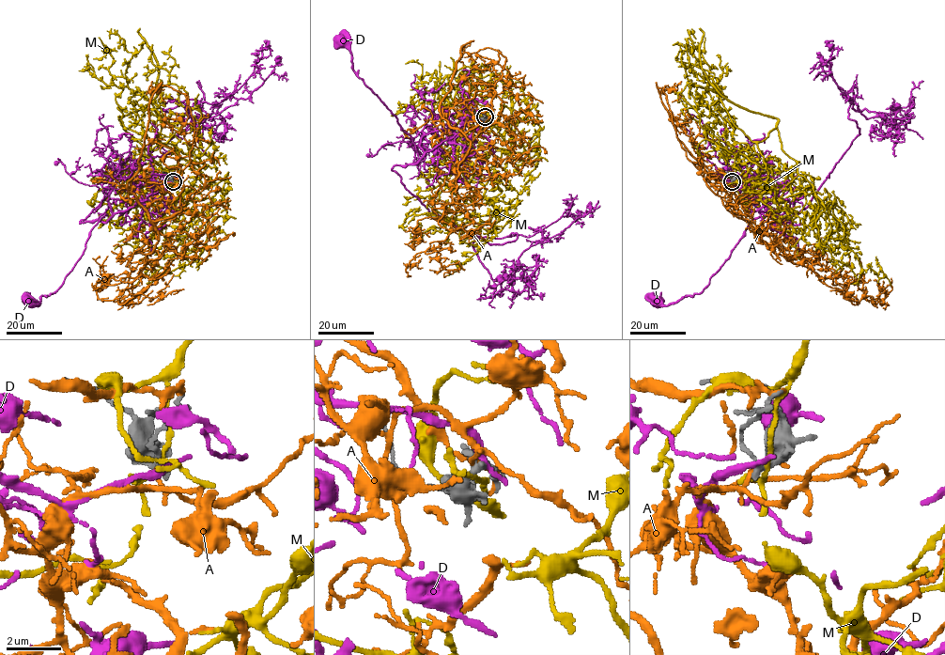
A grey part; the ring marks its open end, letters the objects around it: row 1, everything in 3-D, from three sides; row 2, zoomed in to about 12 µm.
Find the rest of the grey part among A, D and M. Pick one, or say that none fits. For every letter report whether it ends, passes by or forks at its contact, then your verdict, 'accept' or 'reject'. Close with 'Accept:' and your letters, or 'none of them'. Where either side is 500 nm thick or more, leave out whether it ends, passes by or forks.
A: it forks there; reject
D: it ends there; reject
M: it forks there; reject
Accept: none of them

